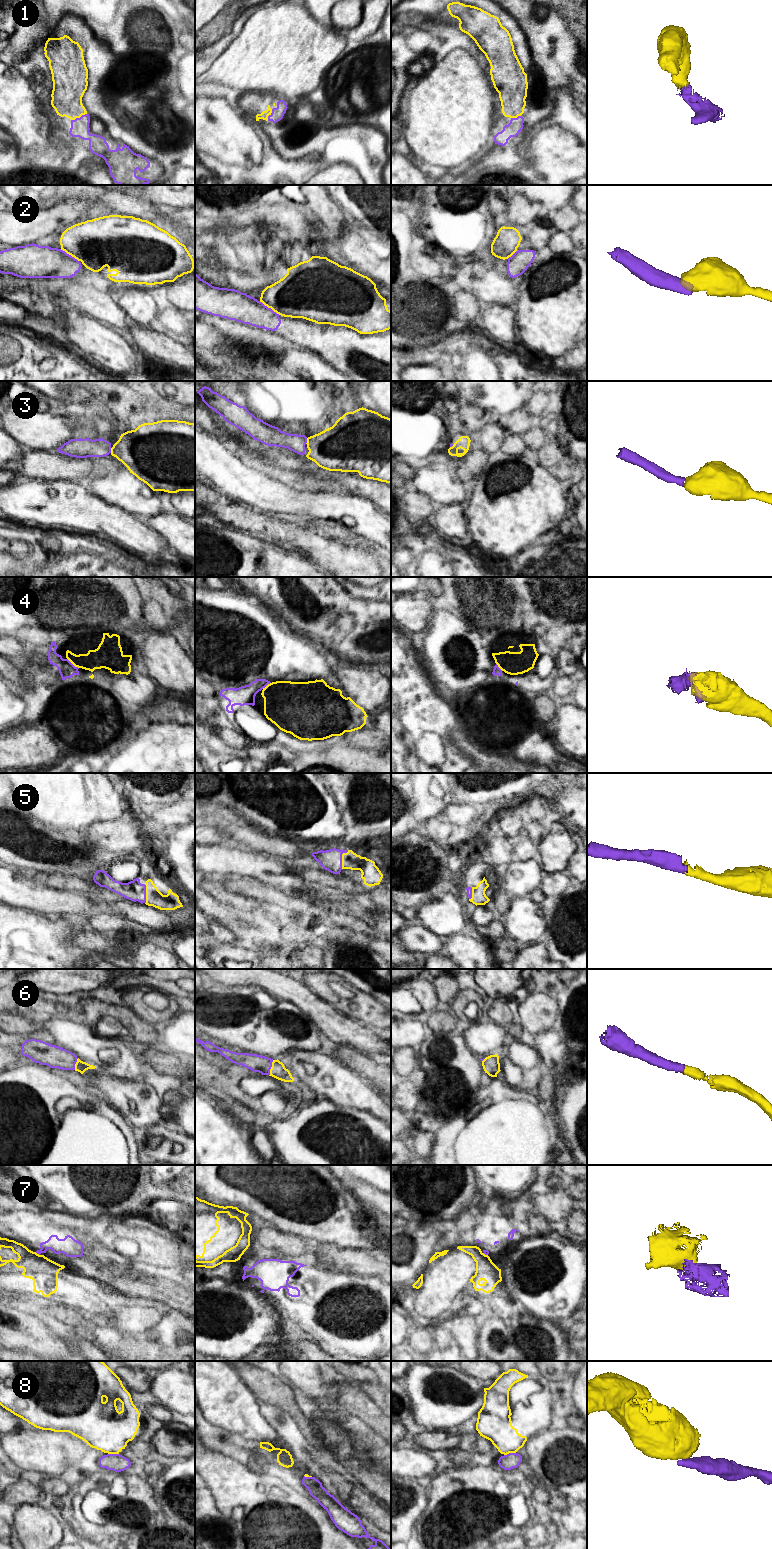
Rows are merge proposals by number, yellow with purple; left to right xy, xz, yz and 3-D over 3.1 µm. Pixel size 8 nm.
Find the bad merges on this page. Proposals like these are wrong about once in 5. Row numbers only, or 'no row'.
2, 7, 8

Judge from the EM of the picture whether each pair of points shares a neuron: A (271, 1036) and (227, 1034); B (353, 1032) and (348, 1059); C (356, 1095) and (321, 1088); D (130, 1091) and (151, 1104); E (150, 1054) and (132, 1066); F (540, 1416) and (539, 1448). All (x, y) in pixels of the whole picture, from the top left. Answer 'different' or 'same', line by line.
A: same
B: different
C: same
D: same
E: different
F: different

